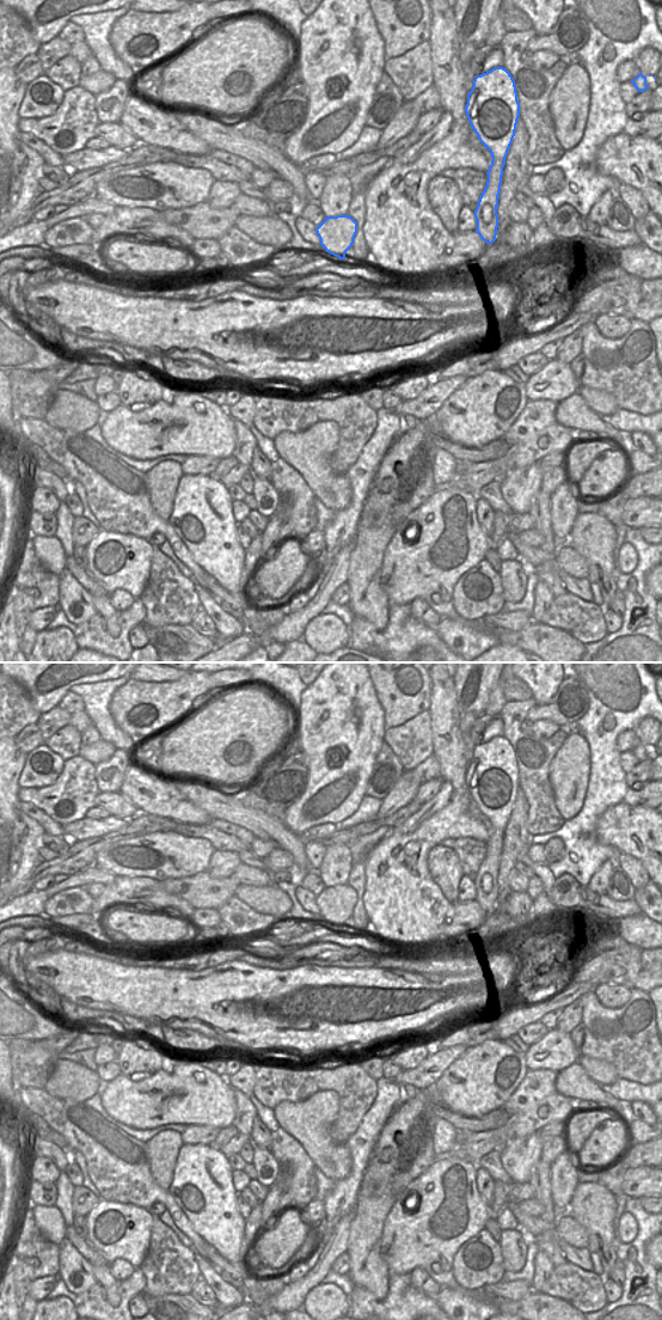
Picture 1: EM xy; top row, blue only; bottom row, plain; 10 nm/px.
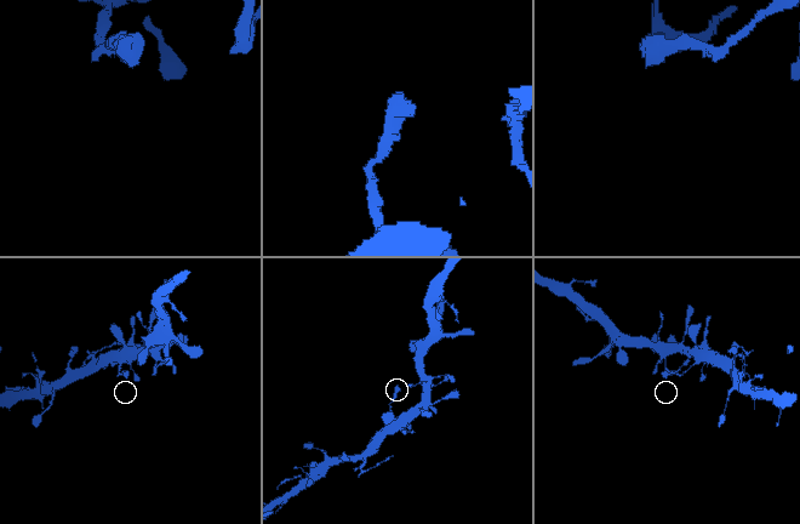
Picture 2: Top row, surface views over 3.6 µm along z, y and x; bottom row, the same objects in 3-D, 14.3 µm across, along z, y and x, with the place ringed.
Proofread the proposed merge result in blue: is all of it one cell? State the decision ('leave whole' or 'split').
leave whole

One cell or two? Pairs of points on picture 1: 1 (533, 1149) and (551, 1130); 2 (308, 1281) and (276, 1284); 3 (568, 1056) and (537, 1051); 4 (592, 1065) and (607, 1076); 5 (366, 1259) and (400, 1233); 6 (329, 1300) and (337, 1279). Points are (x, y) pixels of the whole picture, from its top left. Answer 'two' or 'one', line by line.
1: two
2: two
3: one
4: one
5: two
6: two

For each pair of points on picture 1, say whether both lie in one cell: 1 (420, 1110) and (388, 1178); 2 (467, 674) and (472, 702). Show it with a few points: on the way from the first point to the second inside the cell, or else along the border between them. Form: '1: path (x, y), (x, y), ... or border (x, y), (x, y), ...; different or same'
1: path (410, 1126), (405, 1148), (398, 1155), (397, 1161); same
2: path (472, 682), (472, 695); same

